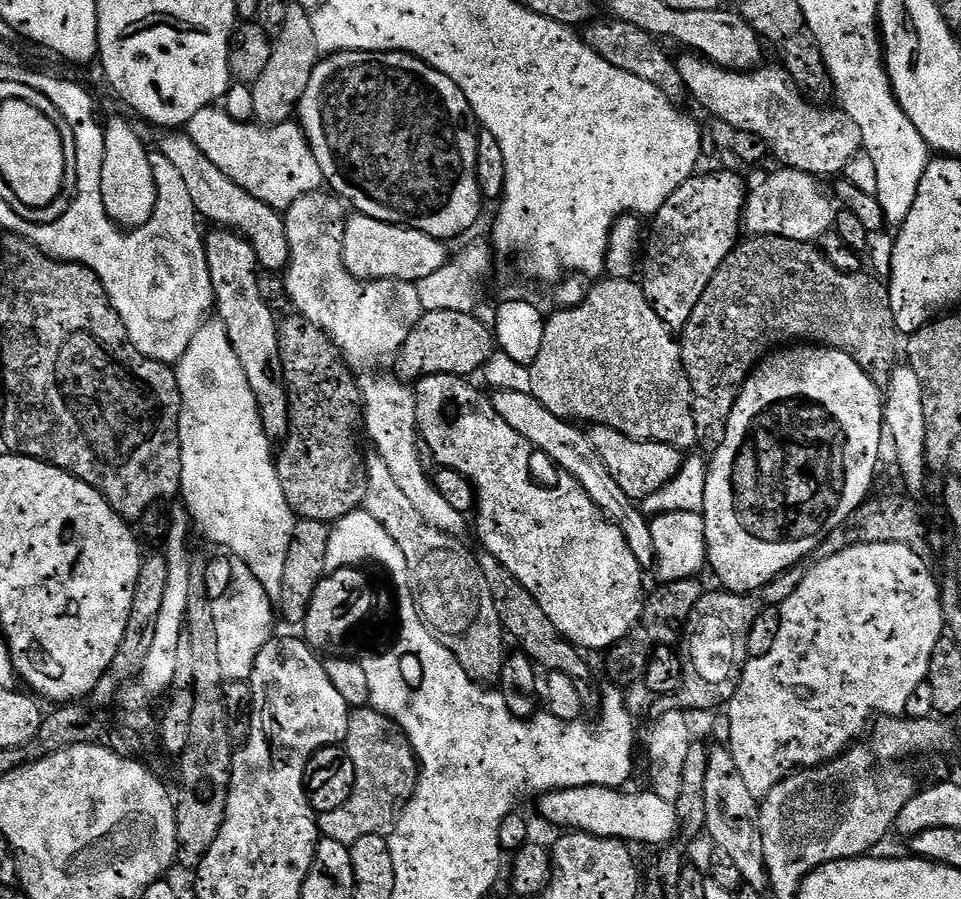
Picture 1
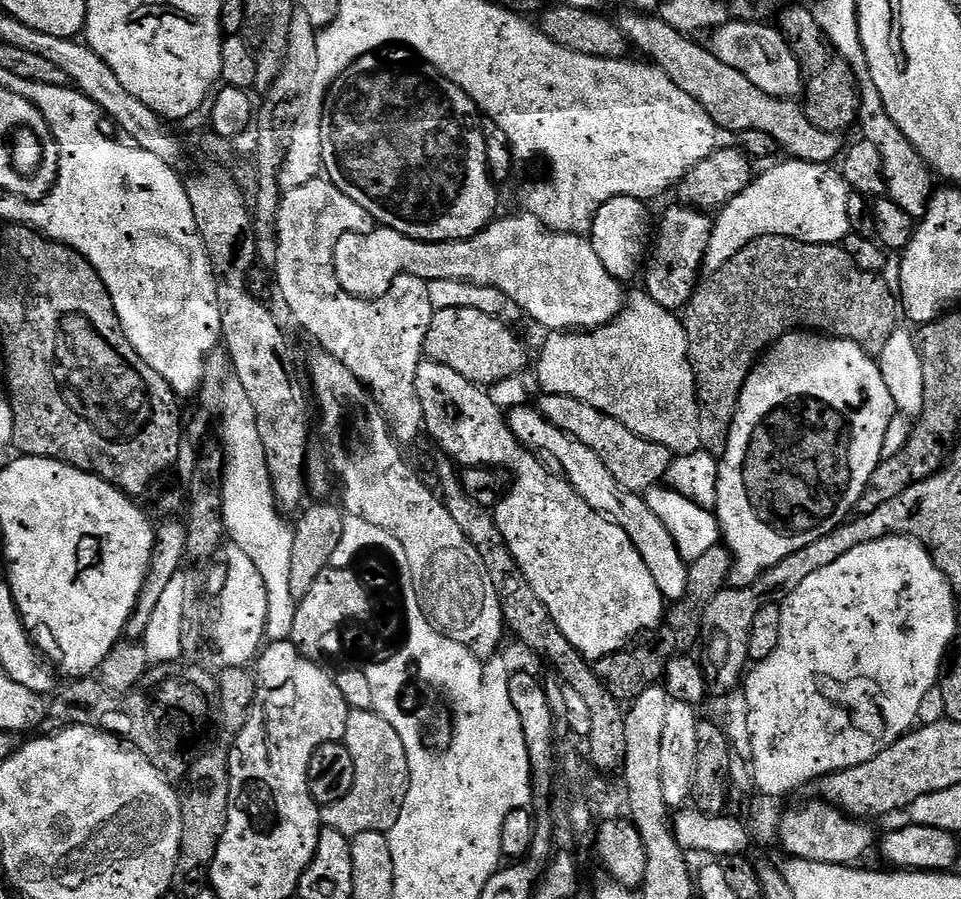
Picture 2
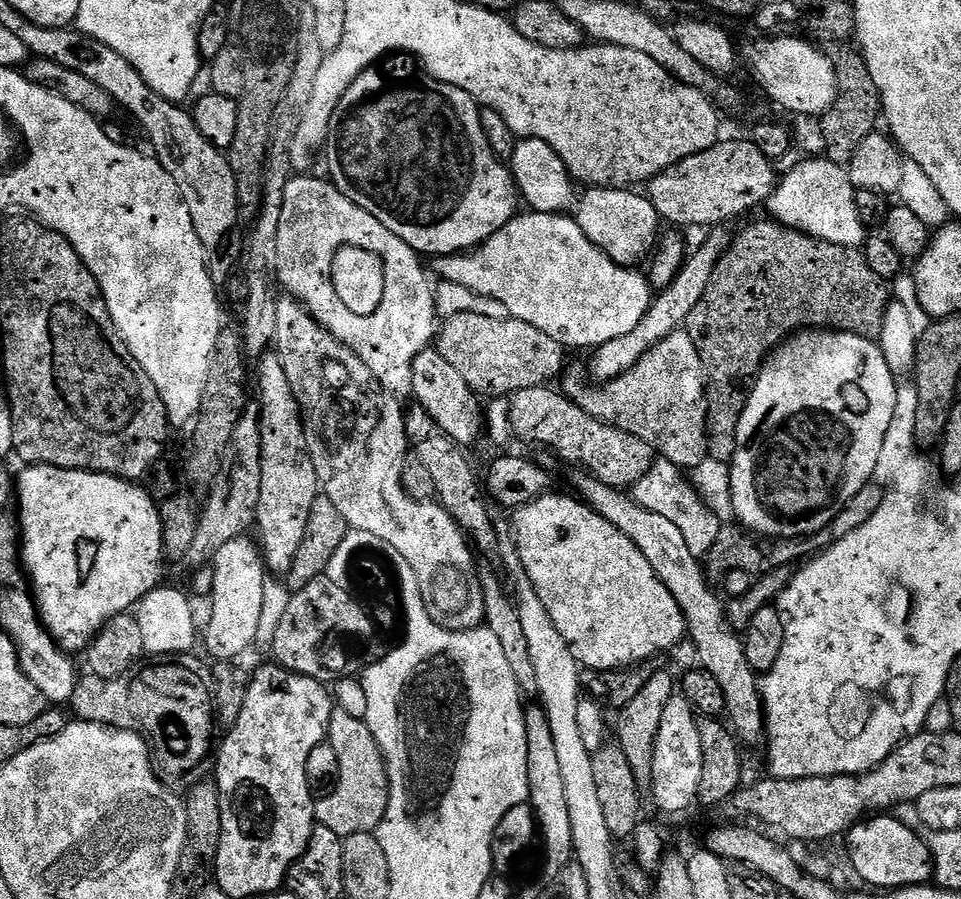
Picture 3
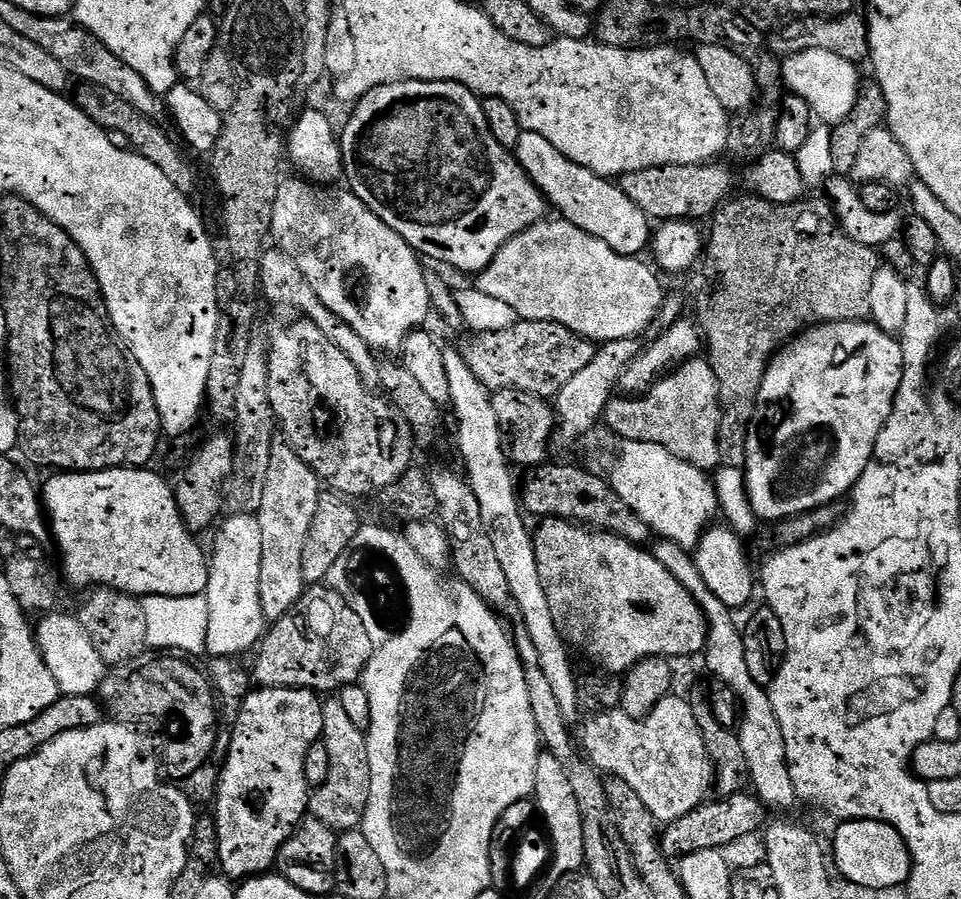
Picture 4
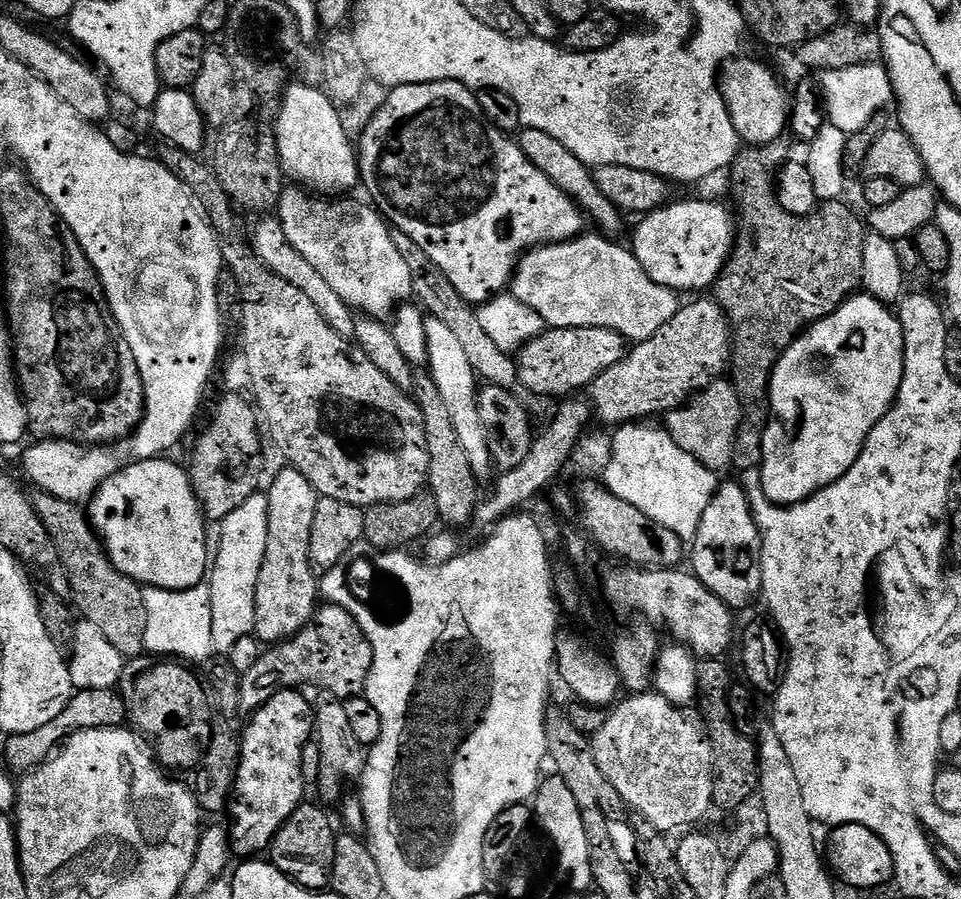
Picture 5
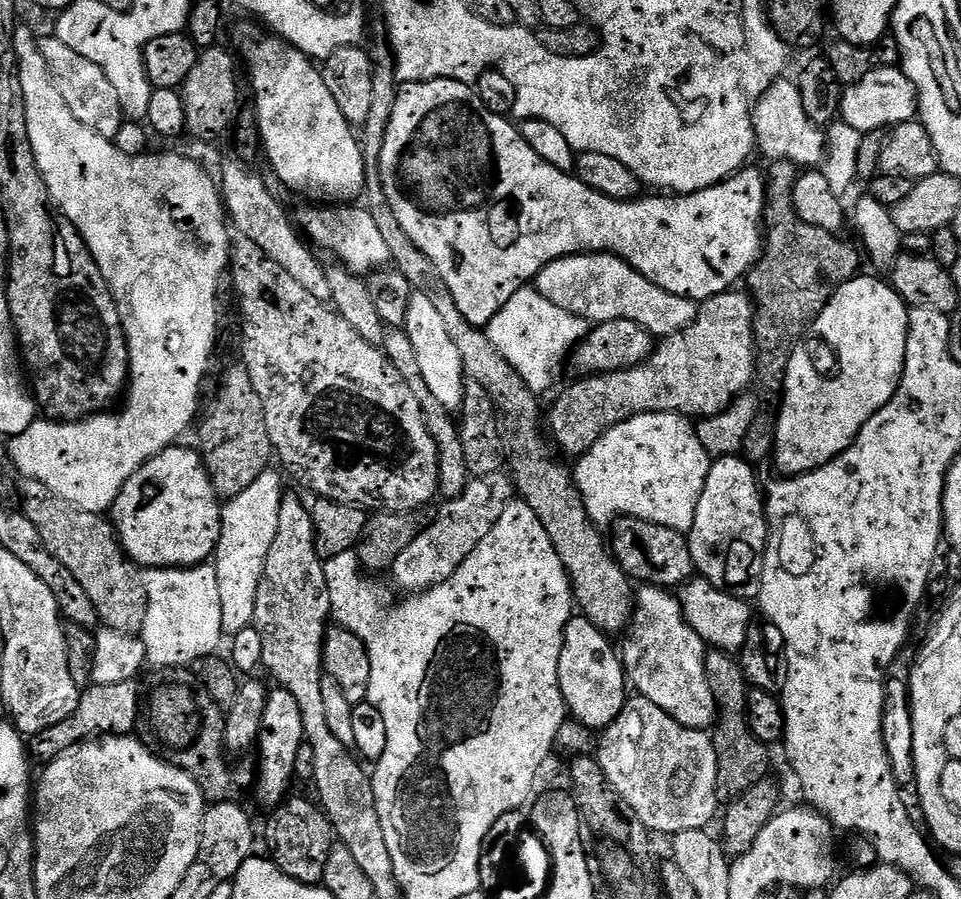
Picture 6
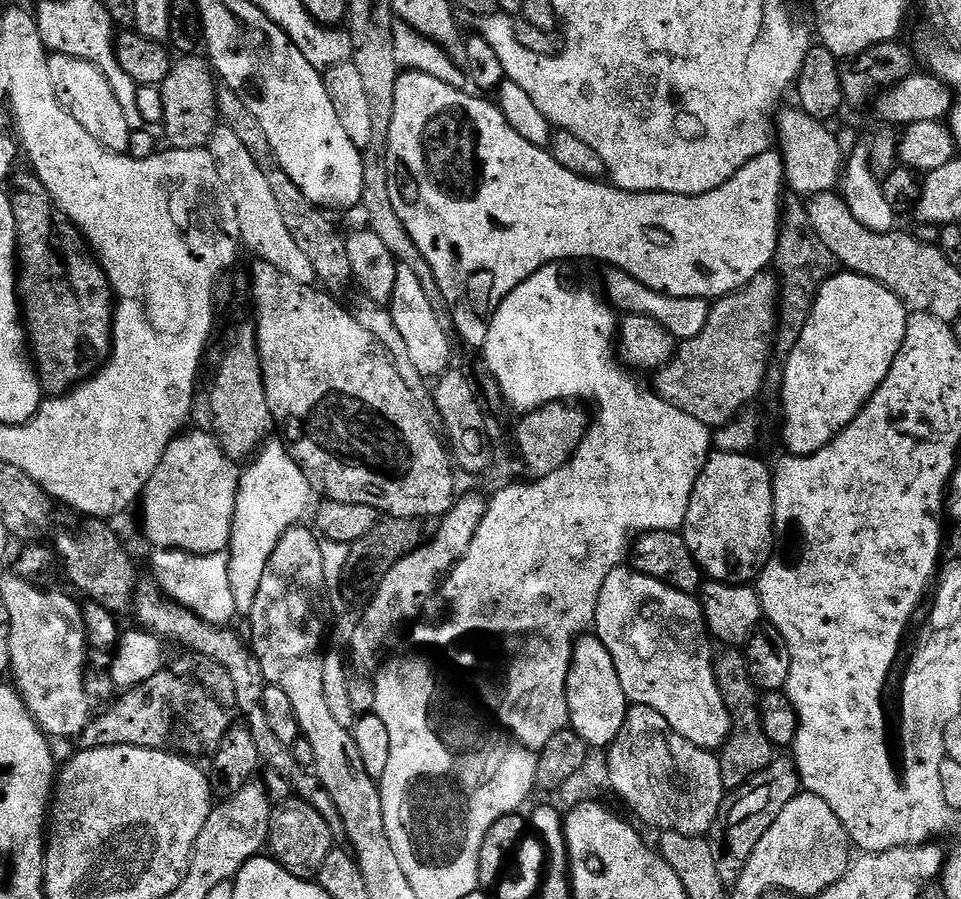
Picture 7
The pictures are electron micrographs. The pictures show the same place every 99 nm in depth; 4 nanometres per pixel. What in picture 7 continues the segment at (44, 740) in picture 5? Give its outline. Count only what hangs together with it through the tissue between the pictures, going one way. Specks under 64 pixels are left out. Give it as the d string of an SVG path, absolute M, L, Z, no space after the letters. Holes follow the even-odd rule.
M161 670L158 674L154 674L154 678L142 682L138 686L123 689L111 704L103 710L97 711L81 730L78 737L79 747L81 749L113 748L125 744L139 748L153 748L159 752L171 750L188 758L211 757L222 742L224 735L228 733L230 727L229 709L214 702L214 698L210 698L210 694L206 694L206 690L202 690L200 685L191 679L185 678L183 680L178 673L168 671Z

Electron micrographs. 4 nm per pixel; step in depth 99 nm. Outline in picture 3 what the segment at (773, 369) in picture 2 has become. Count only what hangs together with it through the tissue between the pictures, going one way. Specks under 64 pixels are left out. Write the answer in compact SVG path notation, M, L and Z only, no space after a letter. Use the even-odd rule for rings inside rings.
M801 330L788 337L779 348L775 349L764 362L756 376L756 383L748 393L748 401L738 422L738 442L734 450L730 474L730 491L732 492L733 514L739 523L750 532L769 538L794 538L809 536L820 532L836 517L838 510L862 490L873 479L872 476L880 468L882 442L886 442L886 430L890 430L890 418L894 418L894 402L898 387L897 373L890 370L886 358L882 354L879 343L867 336L859 336L853 332L834 332L831 330Z

